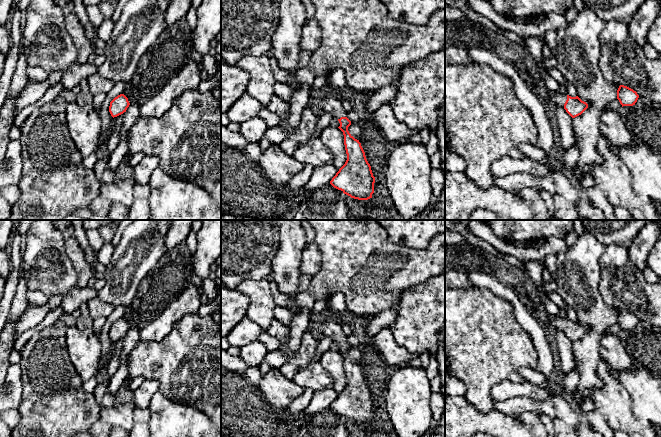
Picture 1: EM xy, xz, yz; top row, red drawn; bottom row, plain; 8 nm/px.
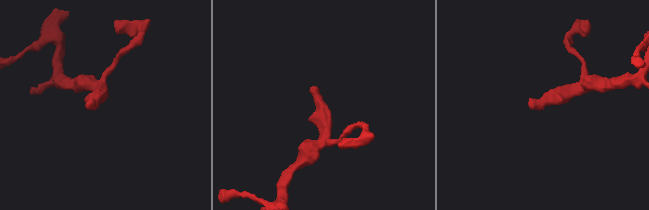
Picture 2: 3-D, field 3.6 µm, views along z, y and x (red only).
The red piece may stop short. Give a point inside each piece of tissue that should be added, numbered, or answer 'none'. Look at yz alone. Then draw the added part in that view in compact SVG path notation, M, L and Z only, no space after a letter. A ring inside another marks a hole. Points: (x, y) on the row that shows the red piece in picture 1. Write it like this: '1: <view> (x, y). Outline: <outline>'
1: yz (559, 99). Outline: M548 91L548 96L554 102L555 105L564 107L564 104L567 100L567 94L561 94L560 92Z

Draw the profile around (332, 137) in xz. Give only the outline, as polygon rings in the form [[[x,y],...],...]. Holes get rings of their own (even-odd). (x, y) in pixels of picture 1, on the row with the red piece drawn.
[[[328,126],[322,130],[319,138],[332,152],[333,164],[340,169],[347,160],[343,132],[339,128]]]

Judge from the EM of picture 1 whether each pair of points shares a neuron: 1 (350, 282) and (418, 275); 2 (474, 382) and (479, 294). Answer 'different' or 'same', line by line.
1: same
2: same

